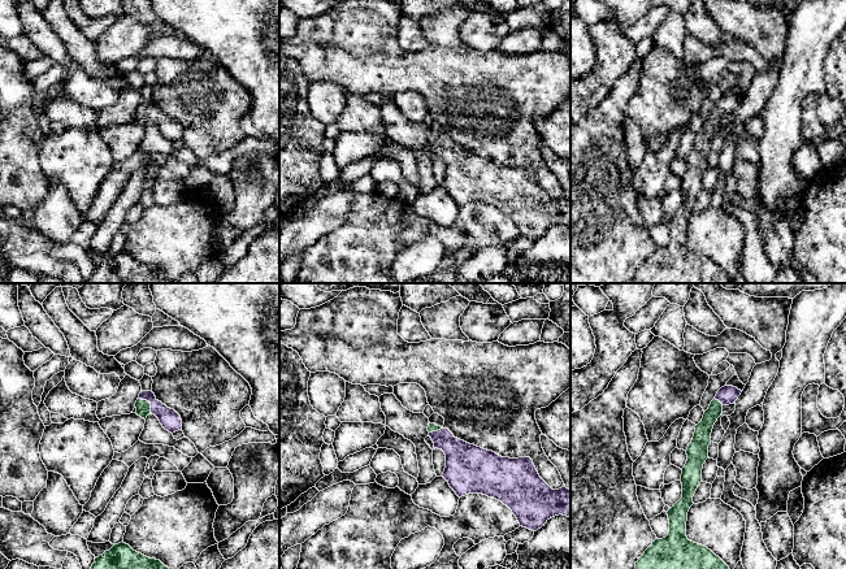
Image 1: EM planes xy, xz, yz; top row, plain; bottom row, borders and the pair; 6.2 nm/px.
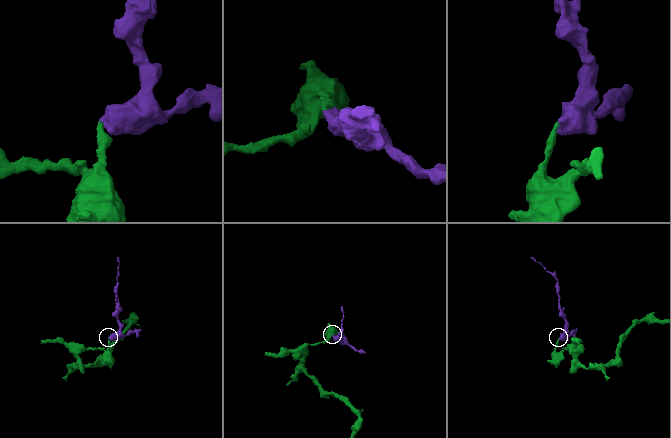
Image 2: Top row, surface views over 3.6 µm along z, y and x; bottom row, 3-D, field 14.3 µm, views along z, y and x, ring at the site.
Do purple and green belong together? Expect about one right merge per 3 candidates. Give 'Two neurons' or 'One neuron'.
One neuron

